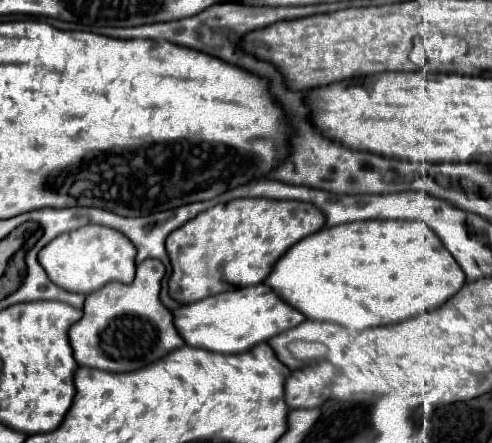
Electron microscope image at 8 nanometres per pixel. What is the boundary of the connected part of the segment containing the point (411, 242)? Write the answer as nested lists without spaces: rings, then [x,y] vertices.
[[[354,221],[324,227],[292,245],[264,283],[312,321],[332,321],[350,331],[362,331],[440,307],[458,293],[466,277],[426,223]]]

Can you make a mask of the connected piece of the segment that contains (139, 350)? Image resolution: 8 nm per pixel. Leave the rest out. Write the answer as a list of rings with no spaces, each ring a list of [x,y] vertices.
[[[148,259],[136,267],[136,279],[128,285],[108,283],[102,289],[90,293],[84,303],[84,315],[70,327],[70,345],[74,349],[74,359],[78,365],[94,367],[102,371],[136,371],[148,363],[158,361],[166,353],[184,345],[182,337],[172,325],[172,313],[160,303],[160,281],[166,269],[160,261]]]

